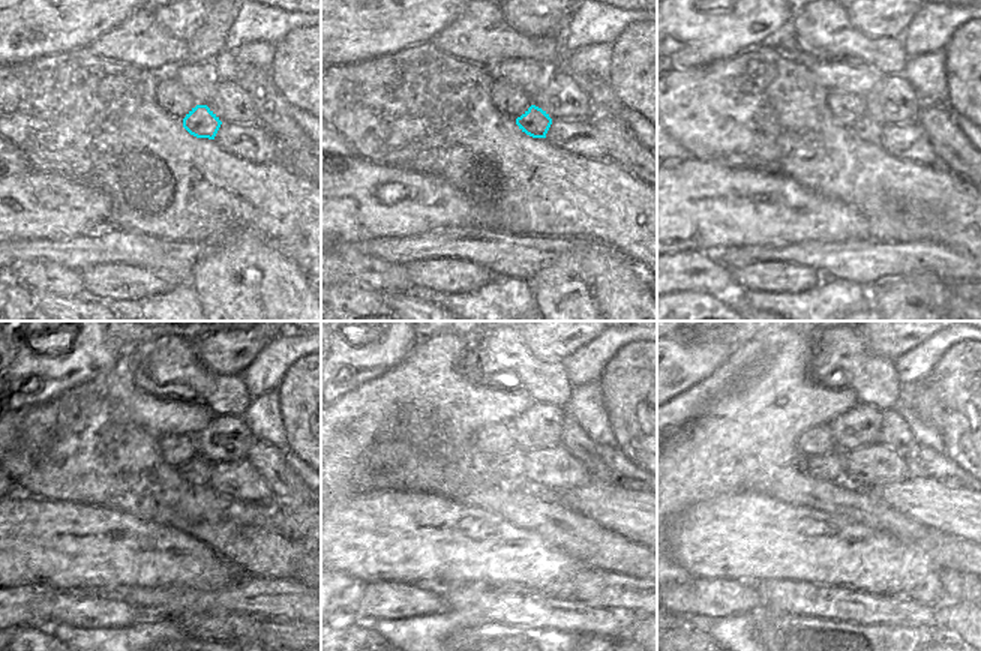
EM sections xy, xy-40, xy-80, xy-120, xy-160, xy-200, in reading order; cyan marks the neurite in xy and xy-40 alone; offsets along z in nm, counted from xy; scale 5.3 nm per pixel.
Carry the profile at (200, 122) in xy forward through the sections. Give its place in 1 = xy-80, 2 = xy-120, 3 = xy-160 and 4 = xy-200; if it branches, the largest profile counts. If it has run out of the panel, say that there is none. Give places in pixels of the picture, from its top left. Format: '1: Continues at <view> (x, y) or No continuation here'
1: Continues at xy-80 (866, 129)
2: Continues at xy-120 (197, 471)
3: Continues at xy-160 (510, 467)
4: Continues at xy-200 (831, 468)

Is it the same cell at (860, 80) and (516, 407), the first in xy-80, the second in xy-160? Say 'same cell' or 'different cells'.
same cell

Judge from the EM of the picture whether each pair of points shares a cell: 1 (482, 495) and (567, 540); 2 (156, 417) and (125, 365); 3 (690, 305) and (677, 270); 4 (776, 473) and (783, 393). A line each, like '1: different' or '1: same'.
1: same
2: same
3: different
4: same

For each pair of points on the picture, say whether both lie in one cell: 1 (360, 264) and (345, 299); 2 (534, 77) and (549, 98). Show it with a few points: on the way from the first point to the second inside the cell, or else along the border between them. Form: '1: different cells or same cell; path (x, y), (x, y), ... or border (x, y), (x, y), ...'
1: different cells; border (336, 284), (366, 287), (381, 296)
2: different cells; border (558, 69), (531, 96)

